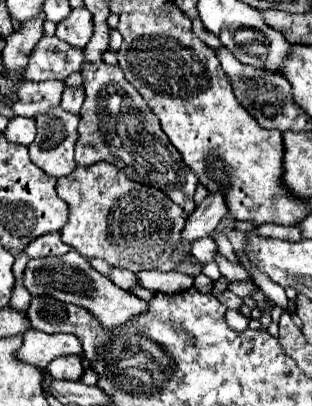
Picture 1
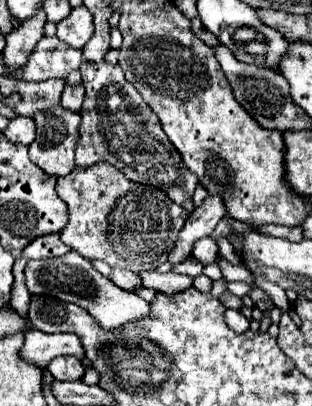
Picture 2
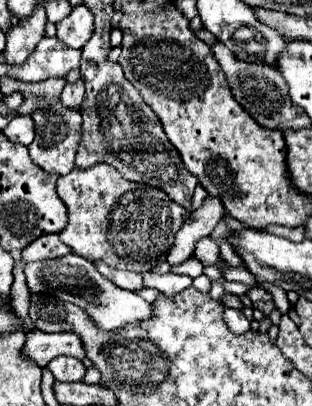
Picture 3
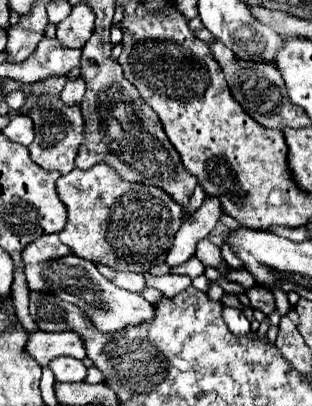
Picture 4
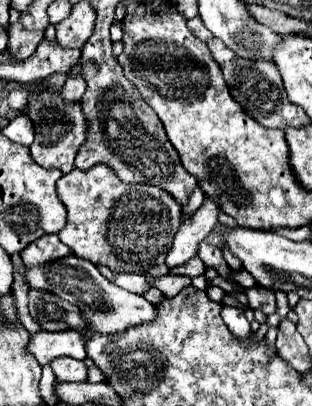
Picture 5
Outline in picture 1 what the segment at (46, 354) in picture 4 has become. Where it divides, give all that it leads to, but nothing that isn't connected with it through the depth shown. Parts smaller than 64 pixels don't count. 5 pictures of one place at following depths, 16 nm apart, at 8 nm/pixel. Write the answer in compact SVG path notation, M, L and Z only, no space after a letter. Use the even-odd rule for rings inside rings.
M30 328L24 334L24 344L18 350L18 356L26 362L32 364L40 370L44 370L50 360L58 358L58 356L84 356L82 344L78 340L78 336L72 334L44 334L40 330Z

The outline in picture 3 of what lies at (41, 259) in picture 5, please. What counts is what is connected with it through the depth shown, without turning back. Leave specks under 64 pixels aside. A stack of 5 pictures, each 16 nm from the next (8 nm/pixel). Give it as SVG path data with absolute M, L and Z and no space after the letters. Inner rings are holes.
M58 234L56 236L40 236L40 240L34 240L24 248L22 258L24 262L36 262L36 260L50 260L50 258L60 258L66 256L70 248L60 242Z

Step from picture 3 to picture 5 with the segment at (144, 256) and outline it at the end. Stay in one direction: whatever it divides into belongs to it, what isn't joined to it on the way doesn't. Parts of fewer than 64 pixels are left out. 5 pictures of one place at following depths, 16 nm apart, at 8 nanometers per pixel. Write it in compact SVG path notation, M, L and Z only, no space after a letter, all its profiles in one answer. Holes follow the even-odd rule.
M104 164L90 170L74 168L56 186L68 212L68 222L58 236L74 256L116 272L146 272L156 264L164 264L172 236L182 222L180 204L168 192L148 184L124 184Z

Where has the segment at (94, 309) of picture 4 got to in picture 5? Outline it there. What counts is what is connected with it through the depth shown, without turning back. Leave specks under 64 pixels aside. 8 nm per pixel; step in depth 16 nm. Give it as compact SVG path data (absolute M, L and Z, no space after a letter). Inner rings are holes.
M72 254L66 256L64 260L56 260L52 264L40 266L40 268L26 268L26 274L28 274L30 288L54 292L62 300L76 304L82 310L82 316L84 316L84 322L88 324L88 328L98 334L106 334L106 336L120 334L128 328L148 324L152 320L156 320L156 316L158 316L156 306L152 306L144 296L136 296L128 290L118 288L116 284L106 280L90 260L76 258Z

